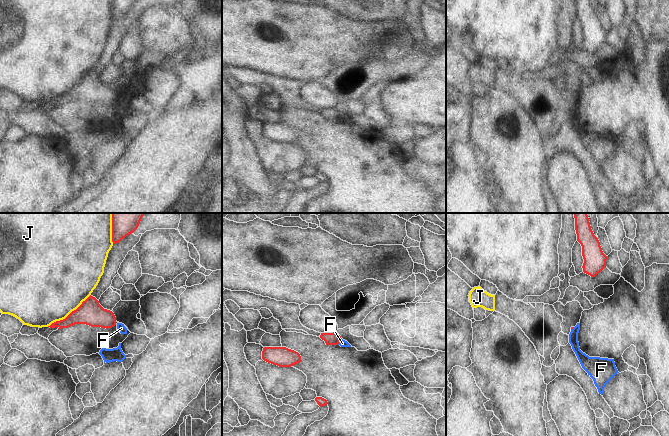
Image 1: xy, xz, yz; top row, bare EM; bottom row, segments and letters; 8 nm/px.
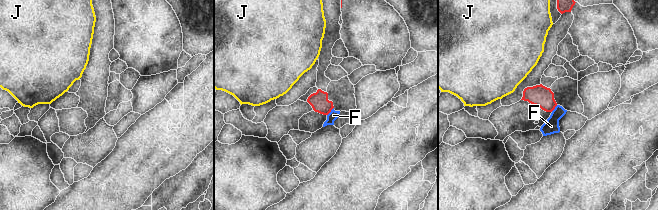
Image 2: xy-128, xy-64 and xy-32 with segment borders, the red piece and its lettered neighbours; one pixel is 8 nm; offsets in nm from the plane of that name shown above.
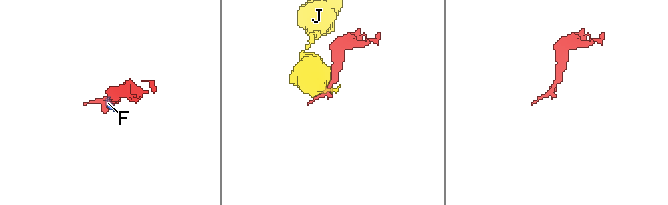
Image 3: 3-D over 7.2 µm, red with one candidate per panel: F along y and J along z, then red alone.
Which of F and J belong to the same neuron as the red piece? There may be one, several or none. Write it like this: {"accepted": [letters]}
{"accepted": []}

